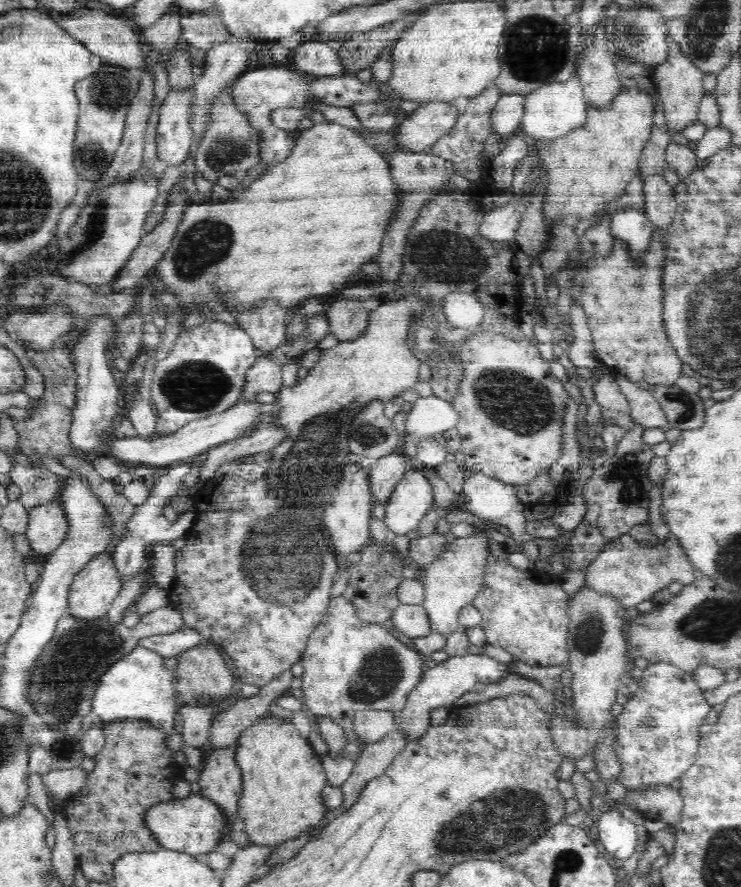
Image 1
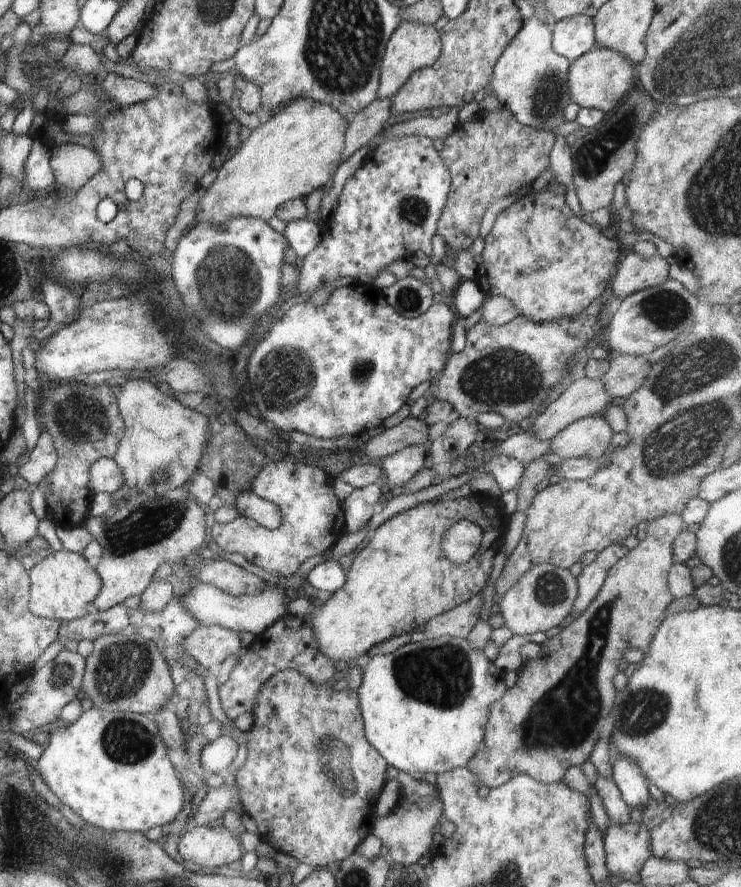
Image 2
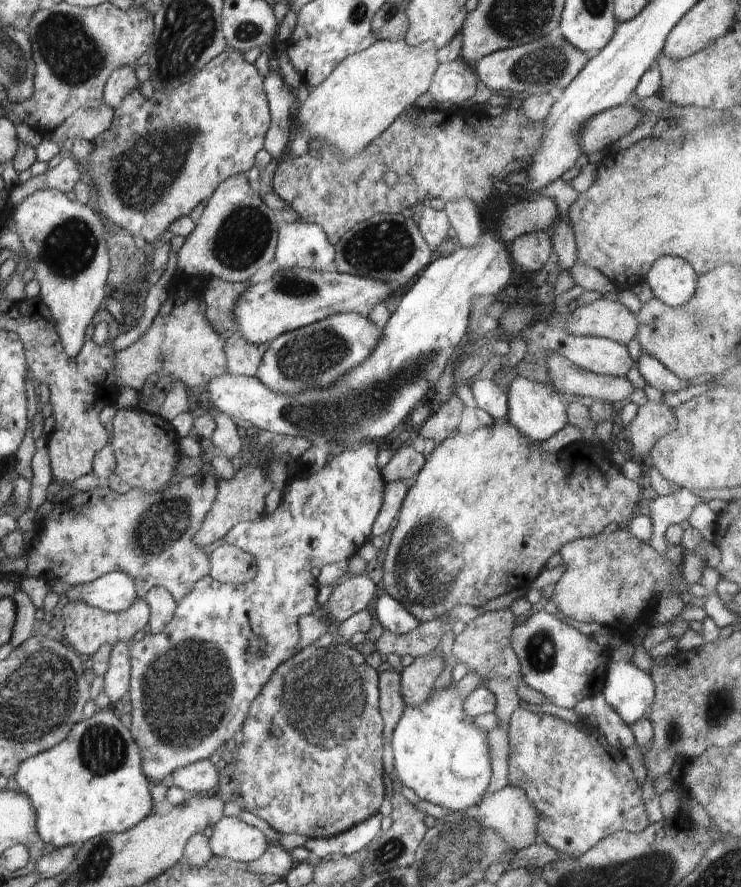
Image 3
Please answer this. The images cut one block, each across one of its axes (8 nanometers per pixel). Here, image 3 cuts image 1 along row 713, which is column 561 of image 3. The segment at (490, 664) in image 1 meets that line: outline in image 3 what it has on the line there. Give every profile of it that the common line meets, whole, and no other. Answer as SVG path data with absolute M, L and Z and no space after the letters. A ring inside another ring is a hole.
M519 374L508 386L508 414L510 421L526 438L534 444L544 442L553 434L558 434L569 423L565 397L561 396L554 387L538 384Z

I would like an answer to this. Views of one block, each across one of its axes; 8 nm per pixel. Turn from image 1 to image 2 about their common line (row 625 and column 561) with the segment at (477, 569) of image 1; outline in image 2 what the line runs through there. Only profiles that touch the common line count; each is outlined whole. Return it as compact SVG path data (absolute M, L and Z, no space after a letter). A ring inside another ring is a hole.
M601 415L572 422L550 439L550 453L567 458L600 458L611 448L614 432Z

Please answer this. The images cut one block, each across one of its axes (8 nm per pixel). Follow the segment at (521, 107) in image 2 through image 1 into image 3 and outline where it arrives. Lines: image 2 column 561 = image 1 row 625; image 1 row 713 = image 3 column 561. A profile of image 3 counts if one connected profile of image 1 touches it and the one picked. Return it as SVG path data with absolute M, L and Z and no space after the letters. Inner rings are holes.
M545 34L538 40L517 47L502 49L486 55L475 65L474 71L486 88L494 92L510 90L510 92L528 92L530 96L546 93L559 93L578 76L589 57L578 48L574 48L564 37Z

